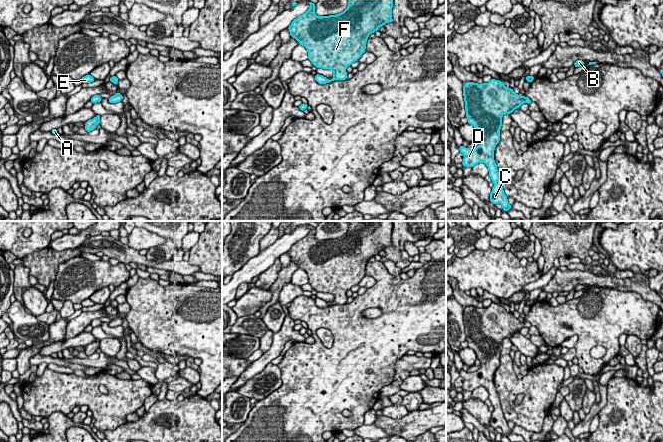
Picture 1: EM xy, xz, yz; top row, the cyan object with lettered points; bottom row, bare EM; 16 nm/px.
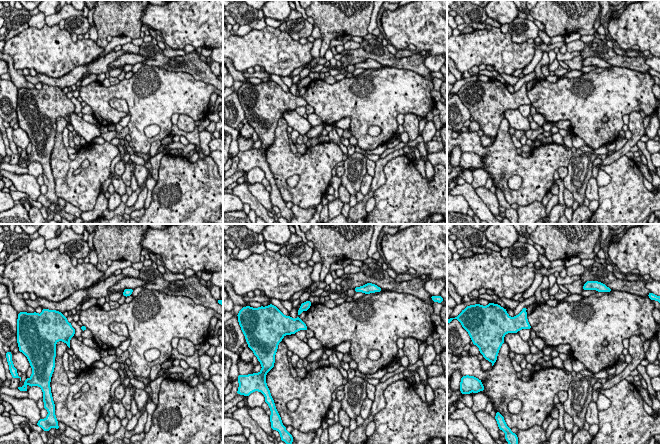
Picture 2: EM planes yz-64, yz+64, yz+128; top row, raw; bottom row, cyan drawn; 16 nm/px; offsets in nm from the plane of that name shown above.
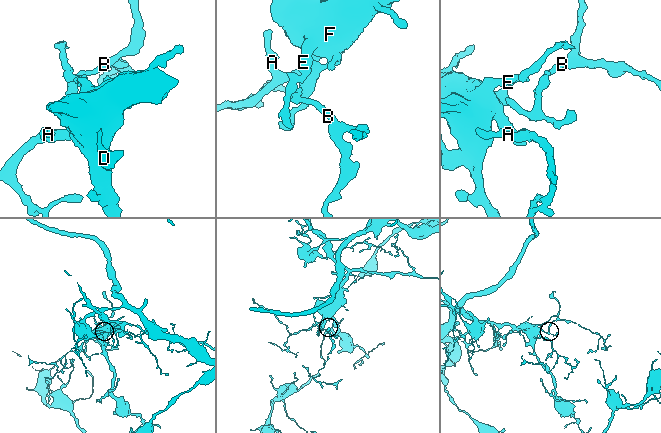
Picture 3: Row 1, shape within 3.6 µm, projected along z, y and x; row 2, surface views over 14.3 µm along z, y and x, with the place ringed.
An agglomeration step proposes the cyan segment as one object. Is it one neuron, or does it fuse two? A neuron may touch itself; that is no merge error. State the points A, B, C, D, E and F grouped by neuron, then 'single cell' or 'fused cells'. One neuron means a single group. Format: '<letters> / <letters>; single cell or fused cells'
A B C D E F; single cell

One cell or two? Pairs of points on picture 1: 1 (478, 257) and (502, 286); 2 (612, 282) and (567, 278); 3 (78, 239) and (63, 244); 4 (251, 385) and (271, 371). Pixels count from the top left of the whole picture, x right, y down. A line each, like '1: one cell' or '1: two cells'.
1: one cell
2: one cell
3: one cell
4: one cell

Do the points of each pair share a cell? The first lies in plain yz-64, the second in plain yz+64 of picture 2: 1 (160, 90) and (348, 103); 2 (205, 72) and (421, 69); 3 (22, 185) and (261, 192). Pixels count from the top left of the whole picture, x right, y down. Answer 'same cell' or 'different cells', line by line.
1: same cell
2: same cell
3: same cell

